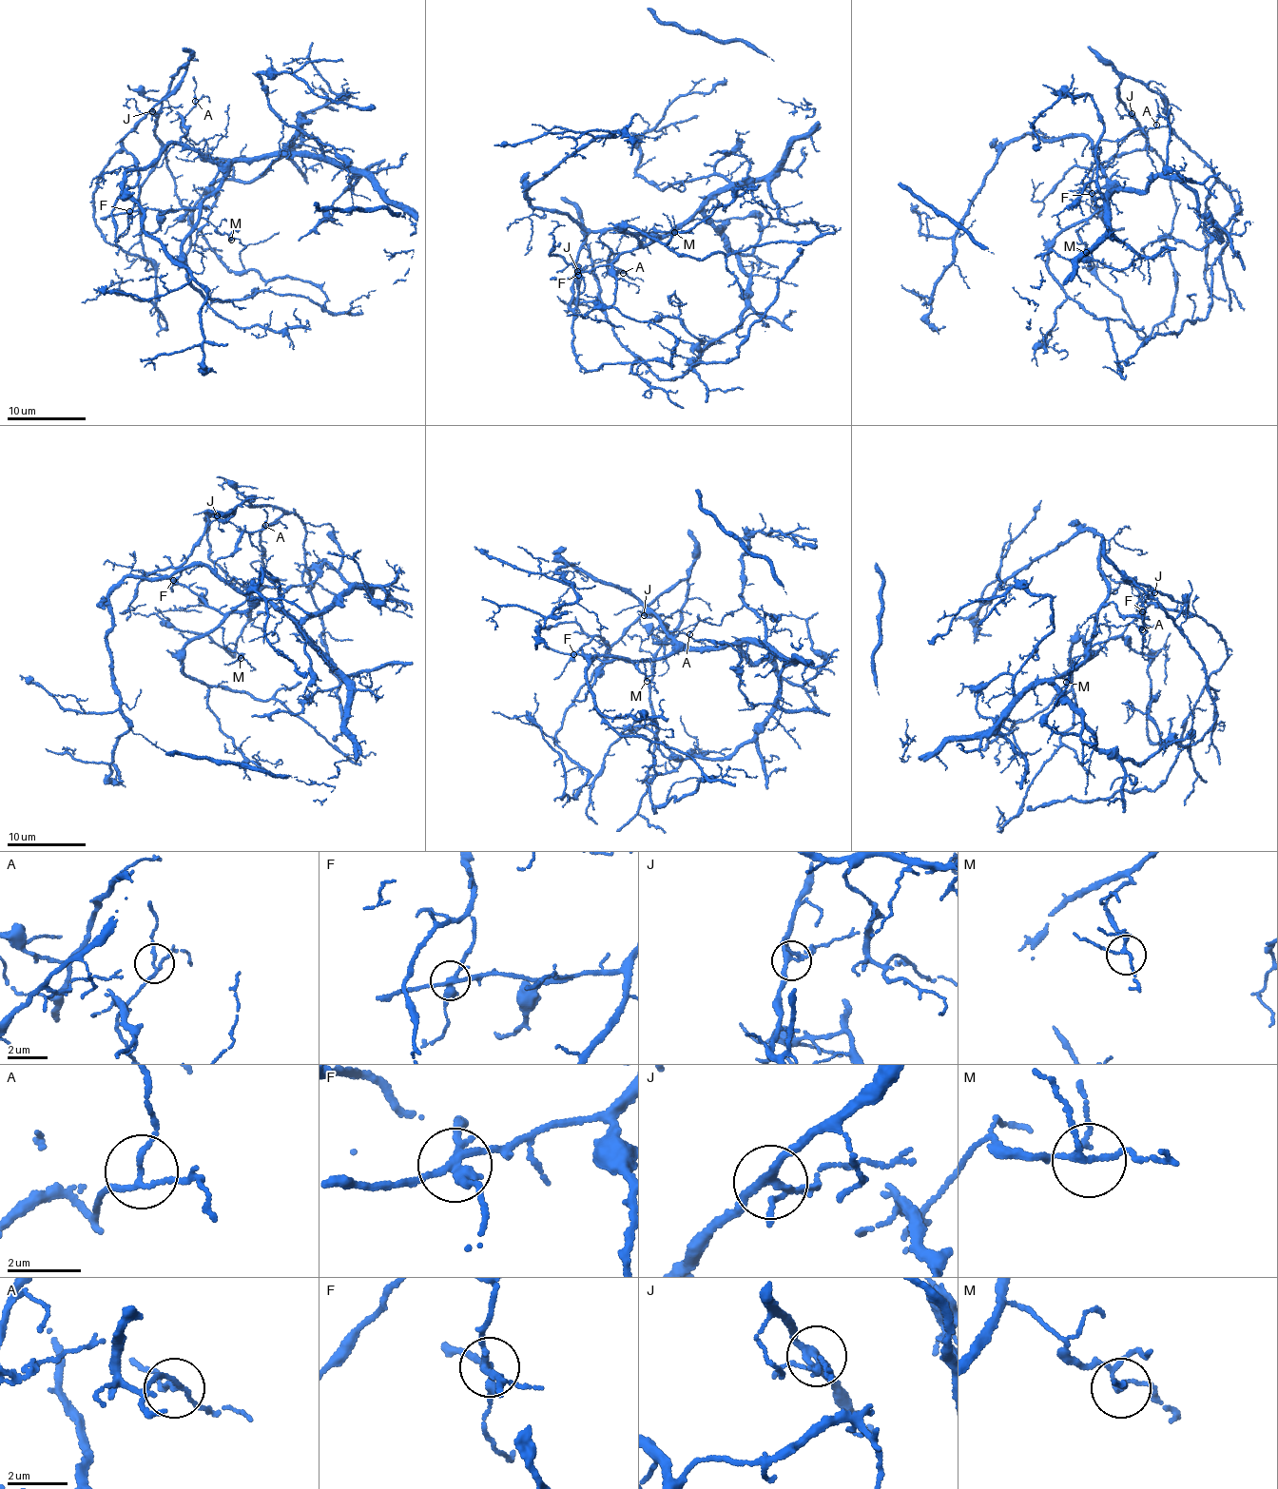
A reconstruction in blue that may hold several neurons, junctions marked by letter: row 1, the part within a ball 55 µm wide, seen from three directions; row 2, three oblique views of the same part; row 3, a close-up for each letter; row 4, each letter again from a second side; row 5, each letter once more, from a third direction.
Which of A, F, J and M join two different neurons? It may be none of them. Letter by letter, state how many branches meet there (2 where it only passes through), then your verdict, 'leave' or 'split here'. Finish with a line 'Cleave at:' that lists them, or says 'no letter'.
A: branches 3; leave
F: branches 4; split here
J: branches 4; leave
M: branches 4; leave
Cleave at: F

